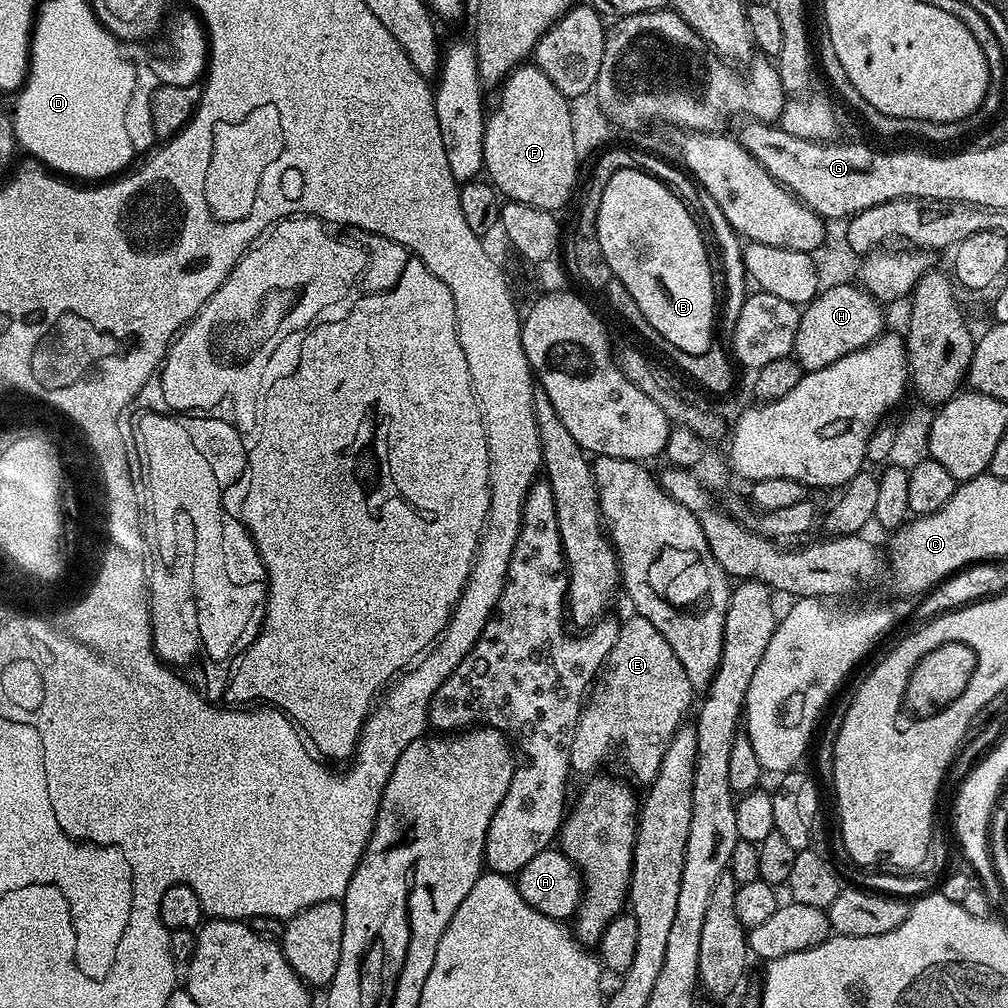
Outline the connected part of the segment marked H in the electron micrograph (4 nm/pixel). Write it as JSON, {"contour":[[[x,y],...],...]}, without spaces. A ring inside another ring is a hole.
{"contour":[[[852,282],[817,292],[809,304],[803,305],[800,314],[792,347],[795,360],[805,372],[813,372],[830,366],[830,362],[838,362],[838,358],[846,358],[846,354],[862,350],[885,331],[884,312],[880,308],[883,308],[881,301]]]}

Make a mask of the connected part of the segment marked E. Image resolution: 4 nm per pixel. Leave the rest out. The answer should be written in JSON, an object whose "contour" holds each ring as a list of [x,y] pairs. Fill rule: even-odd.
{"contour":[[[635,614],[629,616],[628,621],[625,619],[621,623],[618,642],[614,642],[580,710],[570,762],[573,773],[592,774],[599,769],[596,768],[599,764],[606,763],[620,751],[620,760],[628,767],[627,775],[637,785],[648,786],[658,774],[674,734],[685,723],[687,716],[684,715],[692,704],[694,693],[686,670],[682,670],[682,662],[678,662],[674,650],[670,650],[670,642],[654,630],[654,622]]]}

